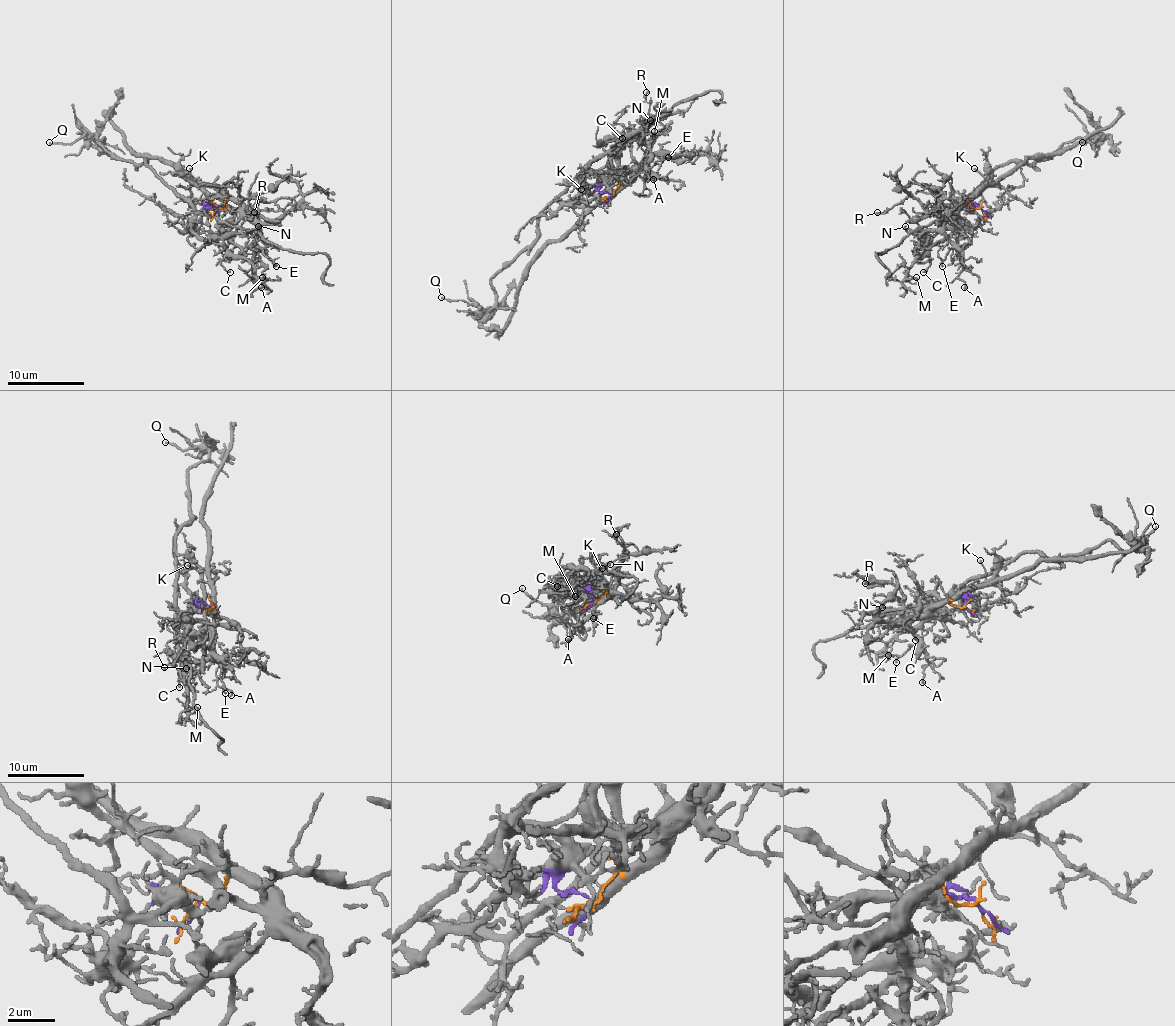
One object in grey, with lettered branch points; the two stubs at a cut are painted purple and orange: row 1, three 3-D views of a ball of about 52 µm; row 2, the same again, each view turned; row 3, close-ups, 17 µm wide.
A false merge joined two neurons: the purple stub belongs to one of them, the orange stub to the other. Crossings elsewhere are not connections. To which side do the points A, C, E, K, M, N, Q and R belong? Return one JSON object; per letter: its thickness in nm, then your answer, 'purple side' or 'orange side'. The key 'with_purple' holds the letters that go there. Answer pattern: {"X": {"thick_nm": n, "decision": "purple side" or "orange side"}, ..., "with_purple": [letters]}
{"A": {"thick_nm": 110, "decision": "orange side"}, "C": {"thick_nm": 120, "decision": "purple side"}, "E": {"thick_nm": 80, "decision": "orange side"}, "K": {"thick_nm": 90, "decision": "orange side"}, "M": {"thick_nm": 110, "decision": "purple side"}, "N": {"thick_nm": 80, "decision": "purple side"}, "Q": {"thick_nm": 110, "decision": "purple side"}, "R": {"thick_nm": 150, "decision": "orange side"}, "with_purple": ["C", "M", "N", "Q"]}

